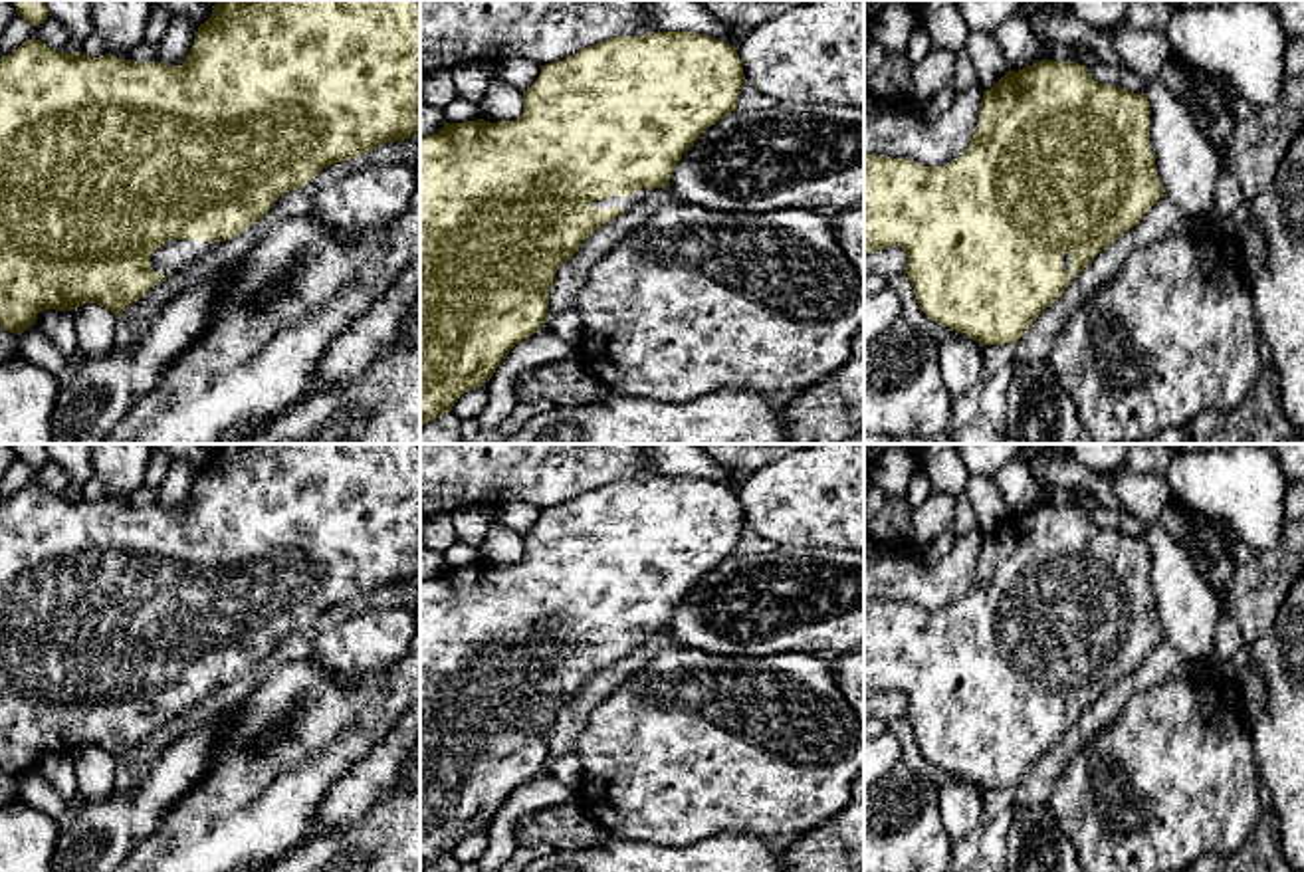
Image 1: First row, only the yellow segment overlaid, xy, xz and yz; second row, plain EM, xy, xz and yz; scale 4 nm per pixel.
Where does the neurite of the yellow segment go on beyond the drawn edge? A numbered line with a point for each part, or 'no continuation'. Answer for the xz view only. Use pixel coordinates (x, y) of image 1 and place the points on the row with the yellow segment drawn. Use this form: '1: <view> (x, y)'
1: xz (639, 197)

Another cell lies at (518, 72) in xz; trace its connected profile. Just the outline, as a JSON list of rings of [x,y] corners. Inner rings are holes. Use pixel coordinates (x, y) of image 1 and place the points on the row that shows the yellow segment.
[[[509,57],[497,65],[497,71],[501,81],[513,85],[519,91],[525,91],[537,81],[541,65],[525,57]]]

